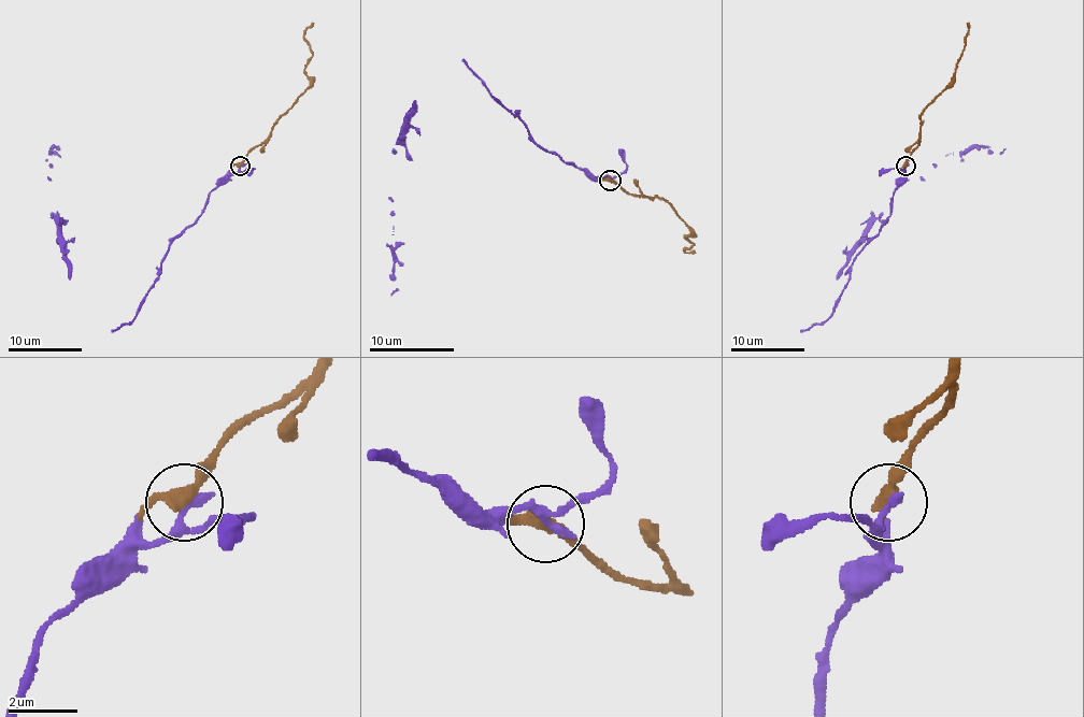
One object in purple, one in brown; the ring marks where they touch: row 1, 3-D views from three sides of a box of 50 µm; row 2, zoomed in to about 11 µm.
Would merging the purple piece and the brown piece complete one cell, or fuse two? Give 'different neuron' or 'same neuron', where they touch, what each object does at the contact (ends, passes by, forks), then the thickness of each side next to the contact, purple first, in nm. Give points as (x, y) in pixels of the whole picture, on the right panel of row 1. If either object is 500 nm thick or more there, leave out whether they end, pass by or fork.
same neuron; place (906, 166); purple passes by; brown passes by; calibres 200 and 320 nm

